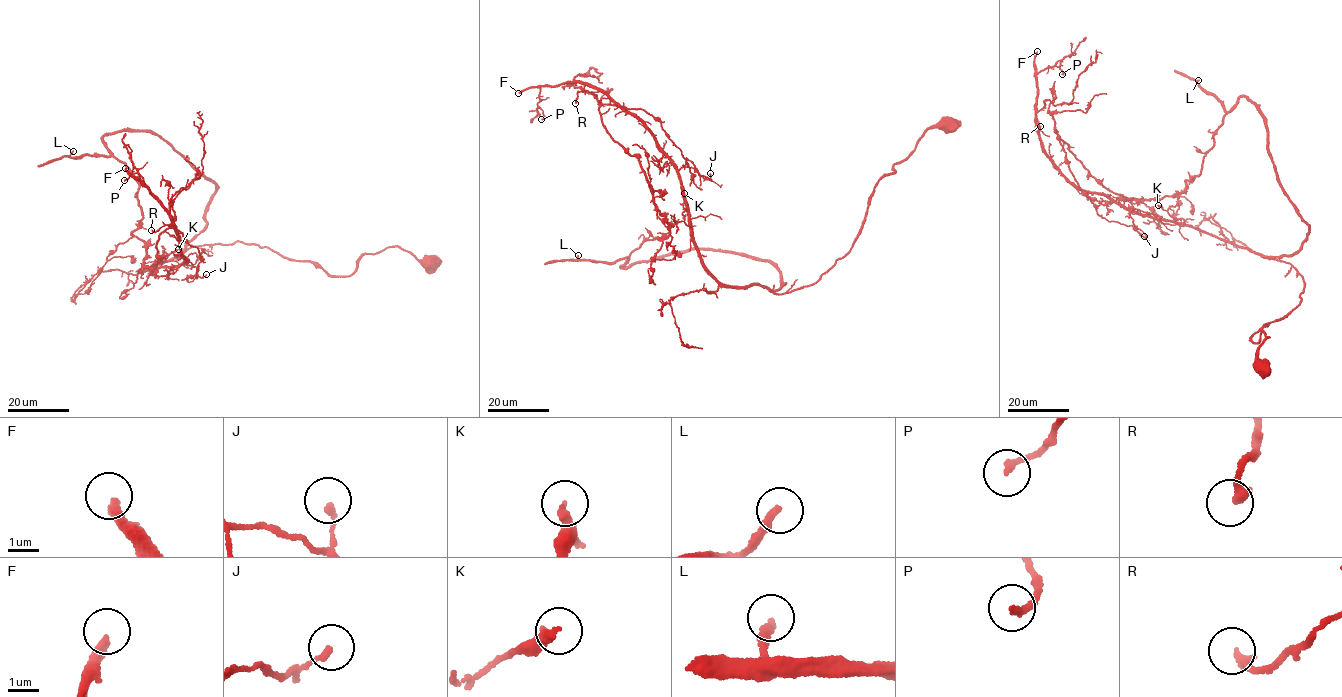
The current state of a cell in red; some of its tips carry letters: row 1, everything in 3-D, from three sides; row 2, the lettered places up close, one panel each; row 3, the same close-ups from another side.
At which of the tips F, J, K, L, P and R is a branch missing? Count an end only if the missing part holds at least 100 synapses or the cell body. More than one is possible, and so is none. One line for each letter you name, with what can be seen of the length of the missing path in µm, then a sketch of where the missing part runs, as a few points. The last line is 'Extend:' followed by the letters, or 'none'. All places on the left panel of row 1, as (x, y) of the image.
F: missing 90 µm; course (125, 168), (105, 132), (84, 134), (76, 125), (77, 97), (66, 89), (57, 93), (61, 67)
L: missing 100 µm; course (73, 151), (88, 130), (83, 173), (93, 183), (102, 178), (118, 148), (130, 144), (149, 170), (153, 207)
Extend: F, L

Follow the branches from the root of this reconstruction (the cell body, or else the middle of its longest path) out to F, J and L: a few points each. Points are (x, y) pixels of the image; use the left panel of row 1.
F: (428, 263), (394, 245), (331, 275), (237, 241), (189, 247), (145, 271), (189, 261), (170, 211), (125, 168)
J: (428, 263), (394, 245), (331, 275), (237, 241), (144, 271), (184, 264), (206, 274)
L: (428, 263), (394, 245), (342, 276), (239, 241), (183, 252), (214, 184), (148, 132), (73, 151)

